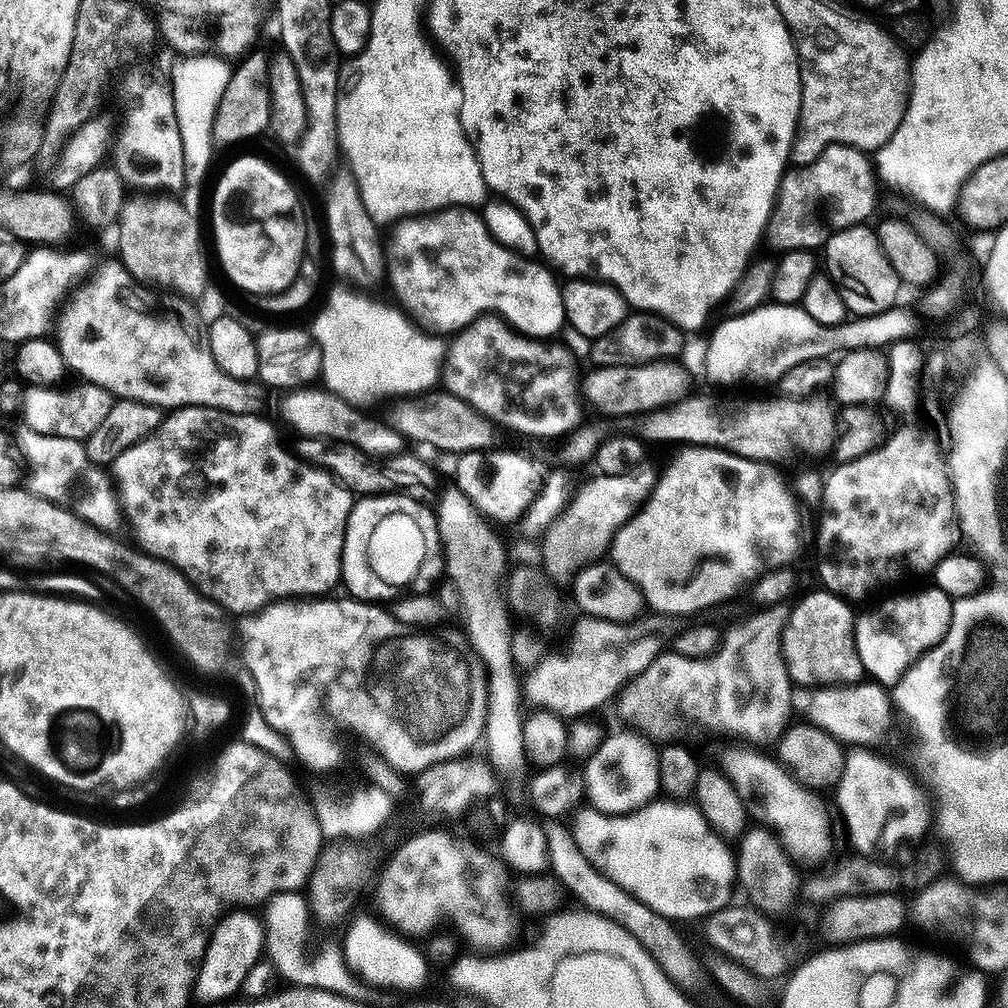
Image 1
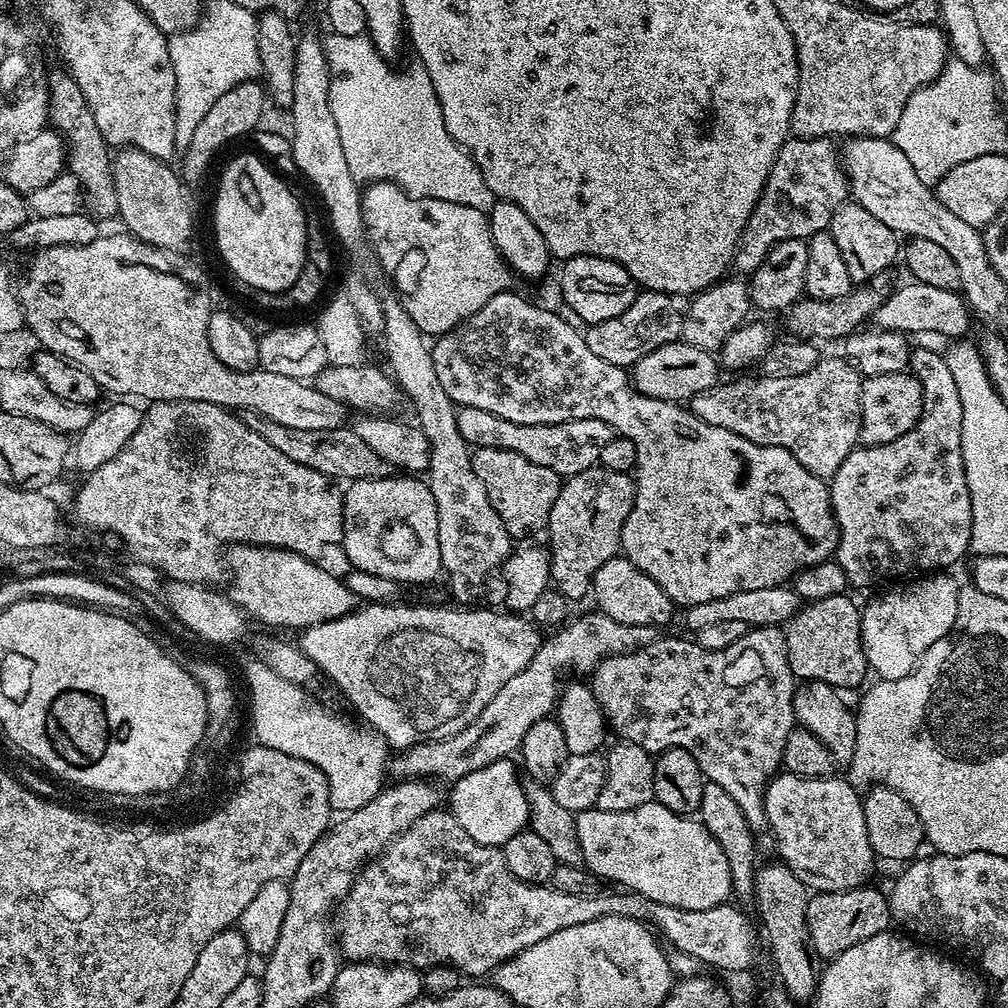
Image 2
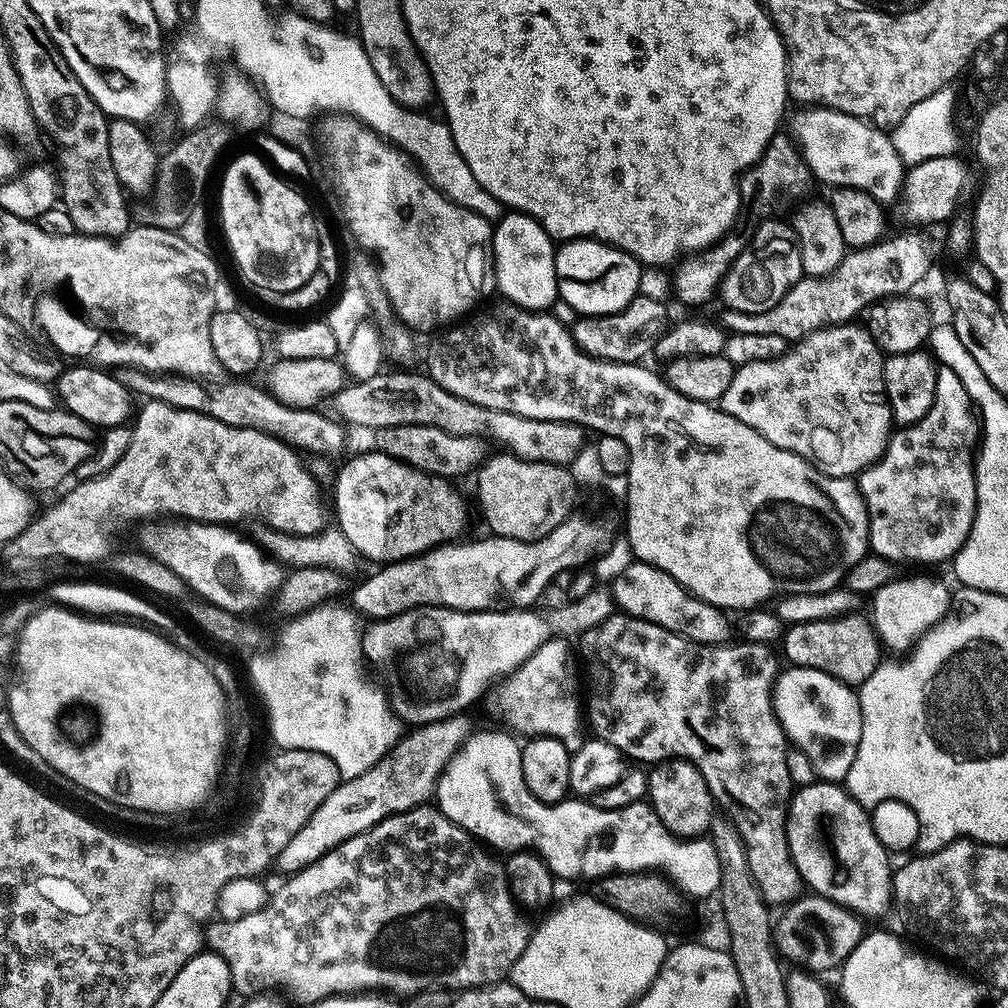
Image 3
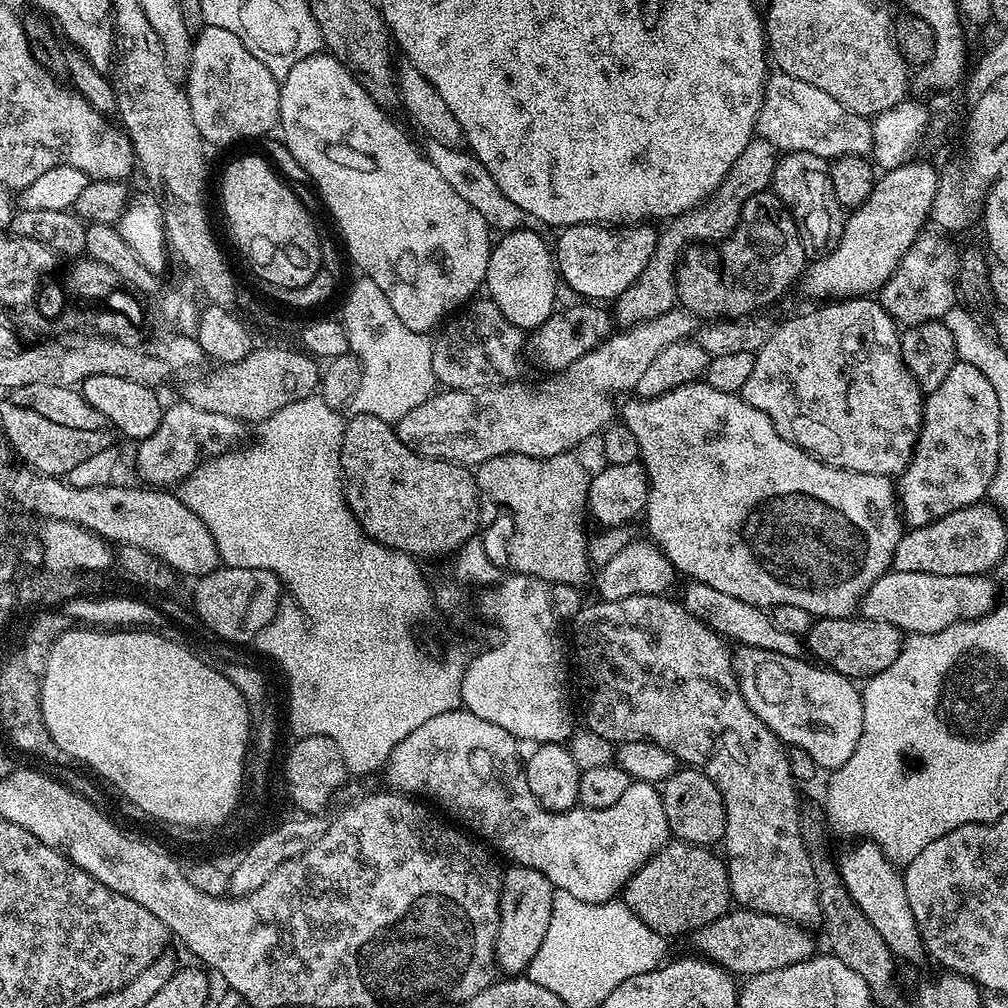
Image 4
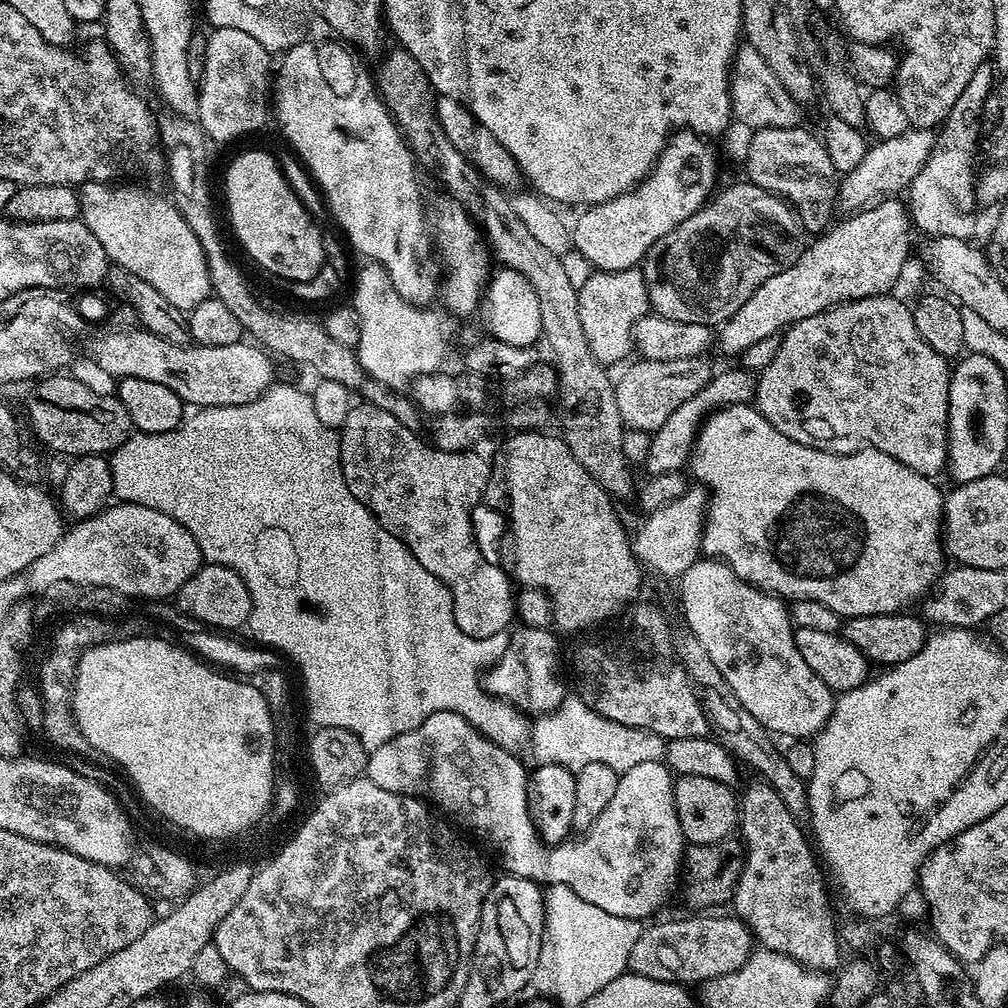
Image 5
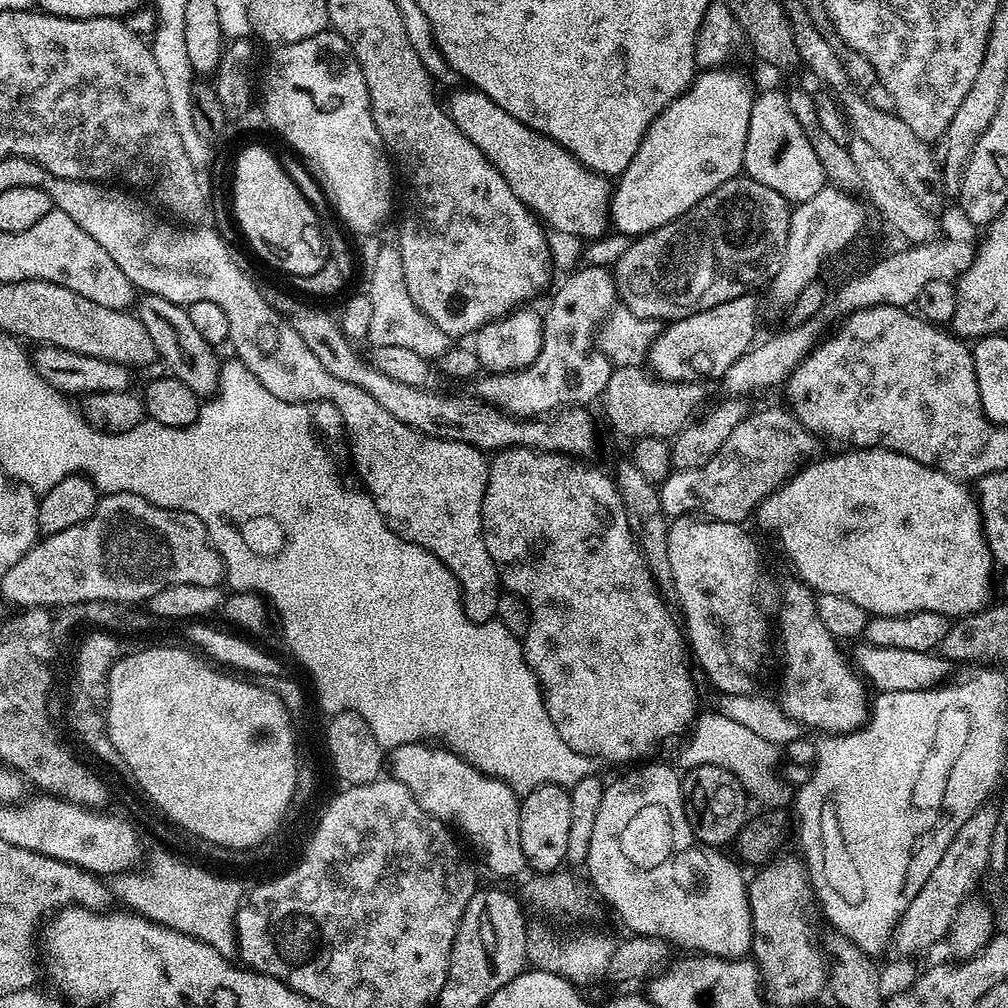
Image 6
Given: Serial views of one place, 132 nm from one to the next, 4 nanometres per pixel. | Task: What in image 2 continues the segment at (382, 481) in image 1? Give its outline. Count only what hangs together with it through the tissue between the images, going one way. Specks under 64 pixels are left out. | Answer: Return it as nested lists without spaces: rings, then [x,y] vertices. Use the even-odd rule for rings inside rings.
[[[256,412],[243,413],[242,419],[250,430],[257,432],[274,450],[286,454],[290,462],[302,462],[302,466],[310,466],[310,470],[318,470],[318,474],[327,476],[333,481],[351,482],[354,480],[377,480],[383,476],[393,475],[394,470],[362,438],[358,438],[355,427],[345,426],[330,430],[296,430],[294,426],[282,426],[270,418],[260,416]]]

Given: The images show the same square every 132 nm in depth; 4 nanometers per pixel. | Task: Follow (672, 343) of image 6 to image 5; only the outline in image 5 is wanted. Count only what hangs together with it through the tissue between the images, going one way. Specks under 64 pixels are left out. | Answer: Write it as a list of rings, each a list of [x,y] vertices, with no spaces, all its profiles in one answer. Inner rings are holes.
[[[885,198],[845,216],[848,216],[845,220],[837,219],[827,231],[817,235],[813,239],[816,241],[801,251],[794,266],[782,270],[782,274],[774,274],[774,278],[766,278],[766,282],[762,282],[762,286],[750,294],[747,302],[729,320],[719,325],[718,348],[720,344],[726,355],[736,358],[746,350],[746,346],[754,346],[754,342],[762,342],[762,338],[770,338],[781,330],[787,330],[792,324],[802,322],[802,318],[810,318],[828,308],[835,308],[837,304],[849,304],[852,300],[867,296],[886,296],[893,291],[892,287],[899,282],[904,263],[908,260],[910,213],[907,207],[899,199]]]

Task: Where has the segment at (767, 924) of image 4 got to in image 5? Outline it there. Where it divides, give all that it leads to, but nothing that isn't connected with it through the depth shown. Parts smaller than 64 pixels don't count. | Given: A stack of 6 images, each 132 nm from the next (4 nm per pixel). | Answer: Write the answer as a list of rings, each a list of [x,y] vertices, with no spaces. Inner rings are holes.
[[[688,915],[692,916],[686,917],[685,920],[649,923],[641,931],[638,942],[634,942],[634,950],[630,950],[628,972],[642,978],[654,978],[658,982],[702,986],[707,980],[738,970],[752,955],[754,951],[752,931],[735,915]]]

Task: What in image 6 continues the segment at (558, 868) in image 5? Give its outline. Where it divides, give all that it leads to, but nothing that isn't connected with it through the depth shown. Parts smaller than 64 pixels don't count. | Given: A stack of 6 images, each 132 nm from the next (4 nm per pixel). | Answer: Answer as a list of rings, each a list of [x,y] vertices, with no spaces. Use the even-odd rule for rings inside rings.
[[[432,742],[396,745],[390,752],[390,772],[395,780],[406,786],[406,790],[410,790],[410,794],[414,794],[422,810],[426,810],[443,824],[449,826],[457,824],[461,832],[459,835],[461,837],[464,835],[476,847],[477,854],[484,859],[485,866],[494,875],[516,876],[520,871],[525,871],[526,865],[520,841],[520,800],[509,784],[493,776],[485,776],[451,748],[437,746]],[[652,763],[633,767],[628,770],[633,772],[605,787],[602,807],[594,822],[594,838],[590,838],[587,879],[595,895],[599,899],[601,896],[620,915],[629,933],[653,936],[705,956],[721,956],[727,960],[747,957],[752,947],[752,919],[748,885],[746,876],[740,873],[741,865],[732,856],[733,861],[723,856],[719,847],[697,840],[686,818],[680,789],[682,780],[677,769]]]

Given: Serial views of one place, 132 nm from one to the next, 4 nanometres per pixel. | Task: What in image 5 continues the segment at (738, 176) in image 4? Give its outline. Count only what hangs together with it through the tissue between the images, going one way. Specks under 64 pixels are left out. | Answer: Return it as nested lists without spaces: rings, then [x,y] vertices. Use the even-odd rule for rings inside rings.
[[[643,267],[627,268],[621,272],[591,273],[578,288],[578,318],[582,318],[584,333],[592,356],[605,366],[616,364],[619,360],[627,361],[628,343],[633,343],[640,319],[649,315],[648,287]]]

